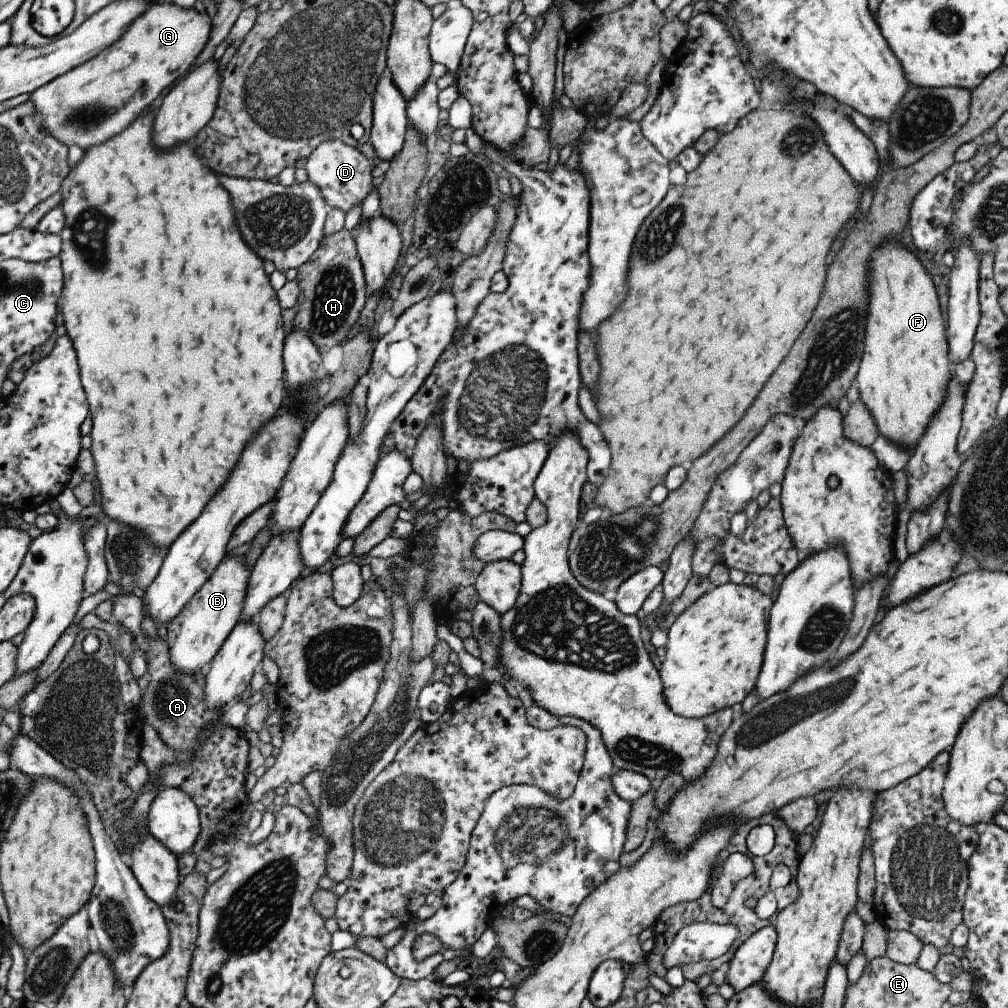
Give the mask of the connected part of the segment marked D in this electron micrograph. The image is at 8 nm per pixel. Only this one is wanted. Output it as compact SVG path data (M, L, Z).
M339 139L321 141L306 158L304 169L308 181L318 186L326 205L344 213L356 202L361 202L371 188L375 187L370 175L371 160L357 147L349 146Z

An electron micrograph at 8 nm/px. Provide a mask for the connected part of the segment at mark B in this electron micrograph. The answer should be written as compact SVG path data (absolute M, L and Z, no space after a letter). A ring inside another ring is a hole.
M226 554L180 612L164 624L169 660L178 673L190 675L199 671L207 672L210 660L240 618L250 570L243 555Z

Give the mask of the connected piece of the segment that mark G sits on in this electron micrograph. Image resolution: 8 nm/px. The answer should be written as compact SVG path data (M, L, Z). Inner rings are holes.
M153 2L113 44L87 62L36 88L30 94L27 101L34 104L34 113L42 120L41 129L50 132L59 142L67 146L77 144L79 148L99 144L119 134L125 126L133 122L133 118L143 108L149 107L155 98L162 96L174 82L189 71L209 38L212 10L211 5L209 11L199 13L193 7L183 8L173 3Z

